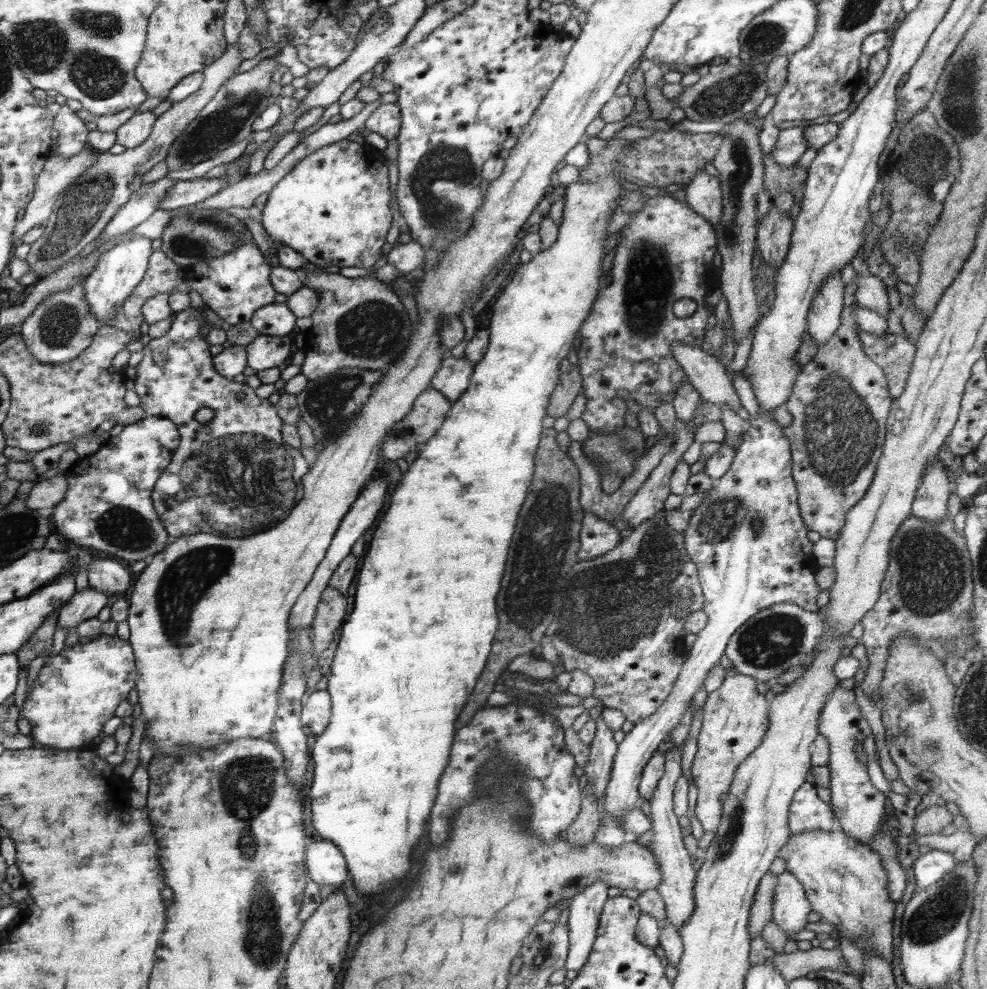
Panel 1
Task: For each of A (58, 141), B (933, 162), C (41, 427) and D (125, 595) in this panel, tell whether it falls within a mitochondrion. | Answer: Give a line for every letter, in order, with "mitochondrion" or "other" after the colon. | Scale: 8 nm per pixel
A: other
B: mitochondrion
C: mitochondrion
D: other

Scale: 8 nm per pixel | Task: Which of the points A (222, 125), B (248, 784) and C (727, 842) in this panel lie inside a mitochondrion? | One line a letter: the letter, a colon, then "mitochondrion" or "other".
A: mitochondrion
B: mitochondrion
C: mitochondrion

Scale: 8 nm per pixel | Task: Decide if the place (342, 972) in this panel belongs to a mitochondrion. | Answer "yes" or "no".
no

